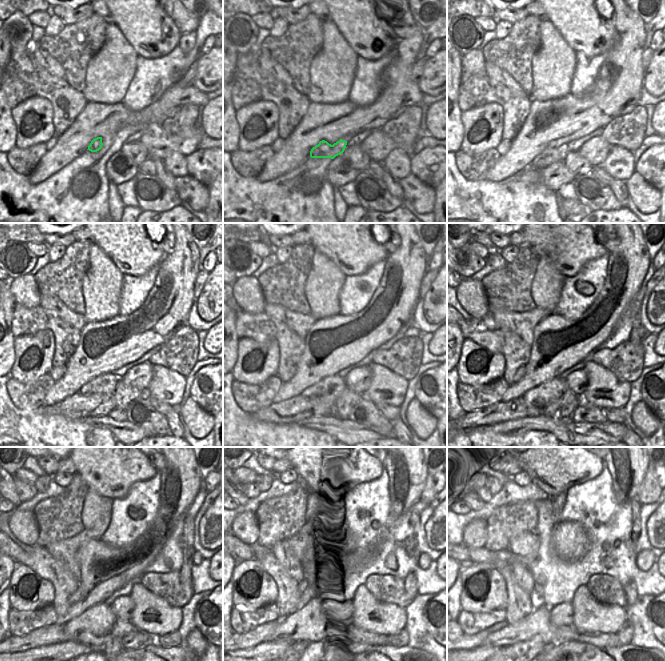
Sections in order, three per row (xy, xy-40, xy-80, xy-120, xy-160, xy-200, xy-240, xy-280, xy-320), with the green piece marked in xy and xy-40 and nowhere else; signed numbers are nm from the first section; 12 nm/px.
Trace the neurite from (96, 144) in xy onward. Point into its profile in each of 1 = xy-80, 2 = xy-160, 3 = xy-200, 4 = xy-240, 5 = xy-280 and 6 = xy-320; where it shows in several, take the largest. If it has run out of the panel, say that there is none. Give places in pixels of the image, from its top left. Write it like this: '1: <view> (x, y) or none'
1: xy-80 (549, 156)
2: xy-160 (334, 384)
3: xy-200 (545, 399)
4: xy-240 (94, 627)
5: xy-280 (314, 623)
6: xy-320 (538, 622)

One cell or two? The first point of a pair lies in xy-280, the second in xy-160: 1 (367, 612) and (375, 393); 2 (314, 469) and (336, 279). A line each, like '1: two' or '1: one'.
1: one
2: two

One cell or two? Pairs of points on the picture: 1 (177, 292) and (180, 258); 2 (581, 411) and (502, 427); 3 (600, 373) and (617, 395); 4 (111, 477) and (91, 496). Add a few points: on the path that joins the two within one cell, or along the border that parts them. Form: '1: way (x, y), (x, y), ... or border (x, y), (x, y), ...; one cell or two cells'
1: way (177, 284), (177, 272), (180, 266); one cell
2: border (572, 420), (595, 422); two cells
3: way (602, 378), (614, 390); one cell
4: border (90, 487), (99, 494), (112, 499); two cells

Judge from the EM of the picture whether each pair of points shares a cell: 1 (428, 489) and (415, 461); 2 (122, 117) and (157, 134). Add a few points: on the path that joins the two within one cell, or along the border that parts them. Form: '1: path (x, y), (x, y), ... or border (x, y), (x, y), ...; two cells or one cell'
1: border (427, 475), (423, 481), (423, 488), (419, 499); two cells
2: border (160, 124), (148, 124), (145, 126); two cells

